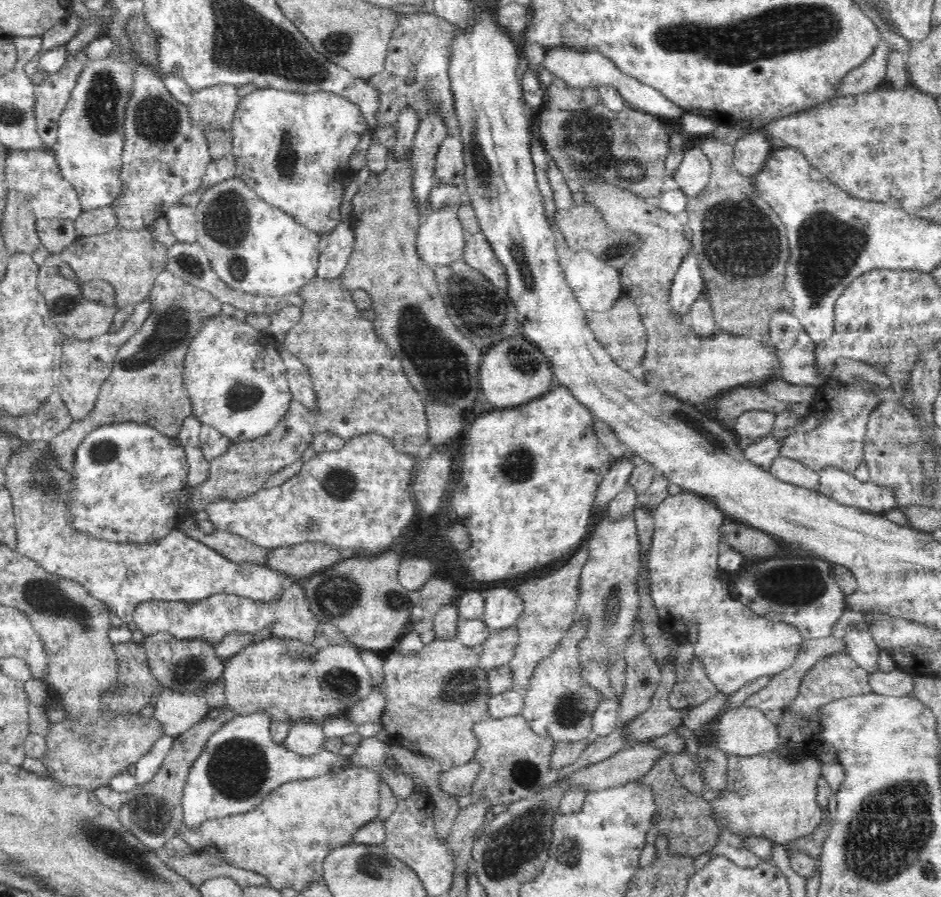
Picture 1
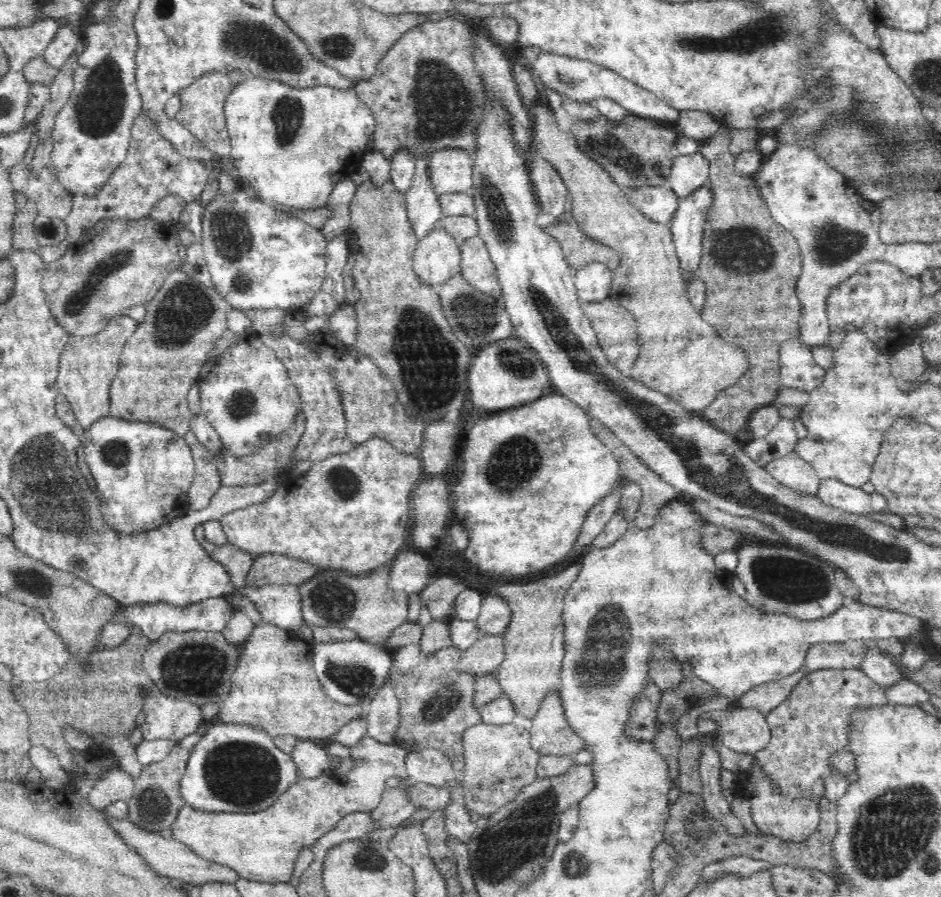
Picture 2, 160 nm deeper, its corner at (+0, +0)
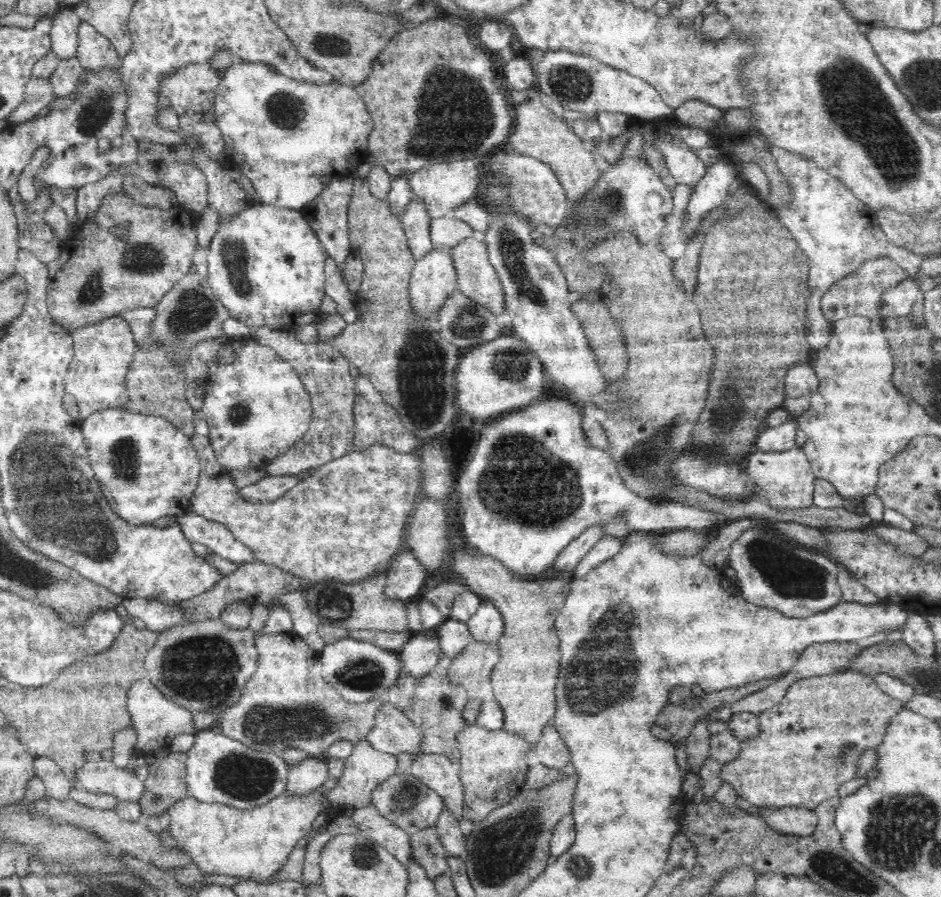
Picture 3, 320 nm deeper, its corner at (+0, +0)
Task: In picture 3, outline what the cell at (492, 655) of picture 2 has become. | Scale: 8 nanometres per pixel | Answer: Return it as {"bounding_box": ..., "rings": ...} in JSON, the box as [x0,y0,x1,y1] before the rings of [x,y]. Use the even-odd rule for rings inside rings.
{"bounding_box":[447,641,499,702],"rings":[[[472,641],[464,650],[452,657],[452,664],[448,667],[447,675],[454,686],[463,686],[468,694],[468,699],[478,699],[486,702],[496,702],[496,697],[491,686],[491,672],[498,664],[499,643]]]}

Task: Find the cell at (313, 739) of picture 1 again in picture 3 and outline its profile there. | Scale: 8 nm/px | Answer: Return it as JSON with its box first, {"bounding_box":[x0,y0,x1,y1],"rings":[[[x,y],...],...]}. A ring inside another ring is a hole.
{"bounding_box":[286,756,328,797],"rings":[[[306,756],[289,770],[286,793],[294,797],[304,797],[320,789],[328,778],[328,765],[325,758]]]}

